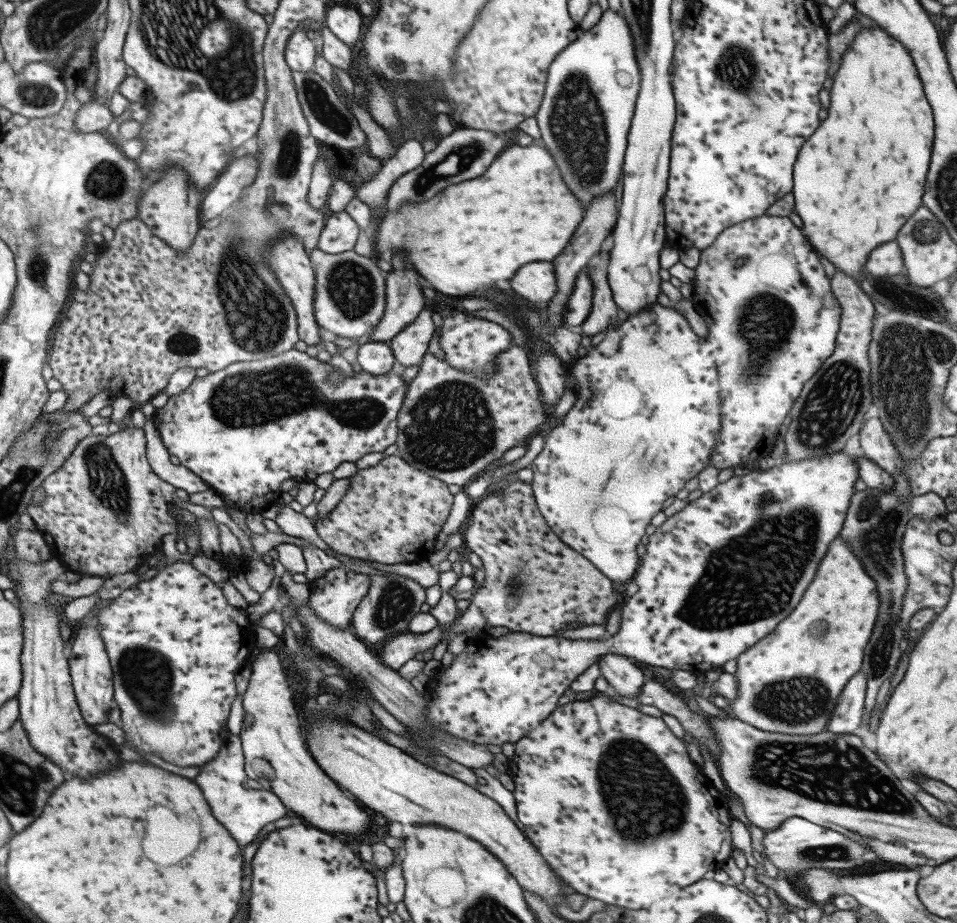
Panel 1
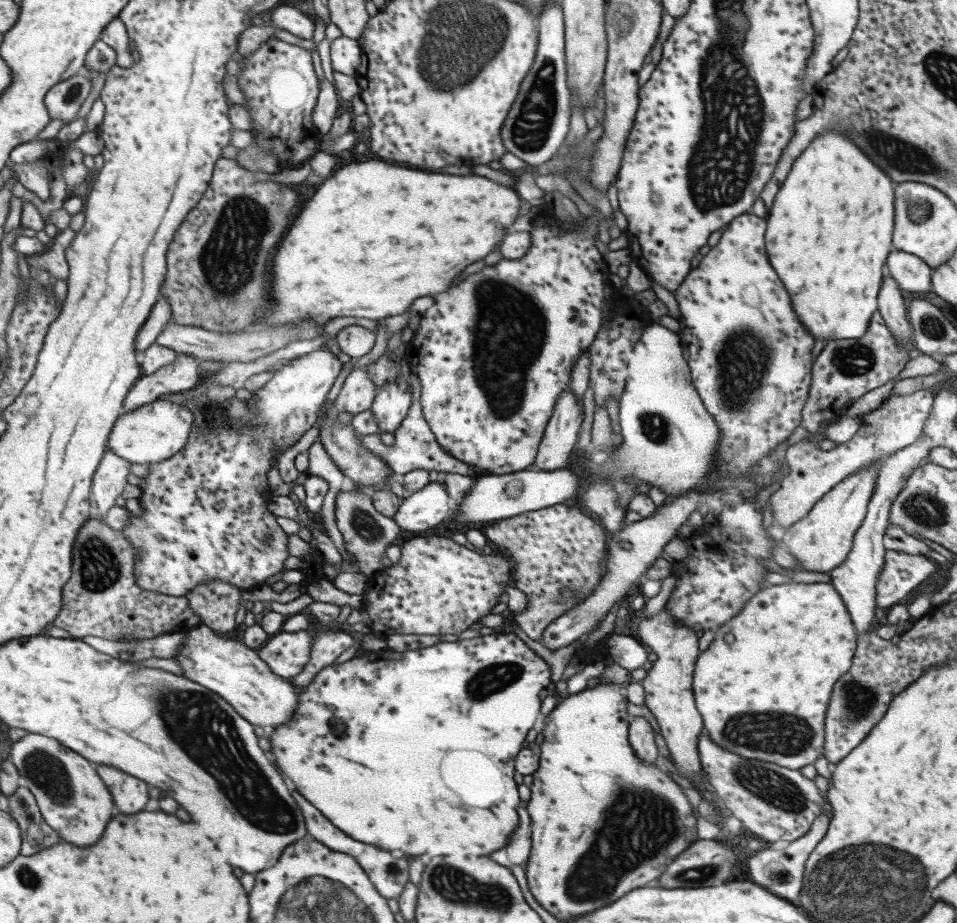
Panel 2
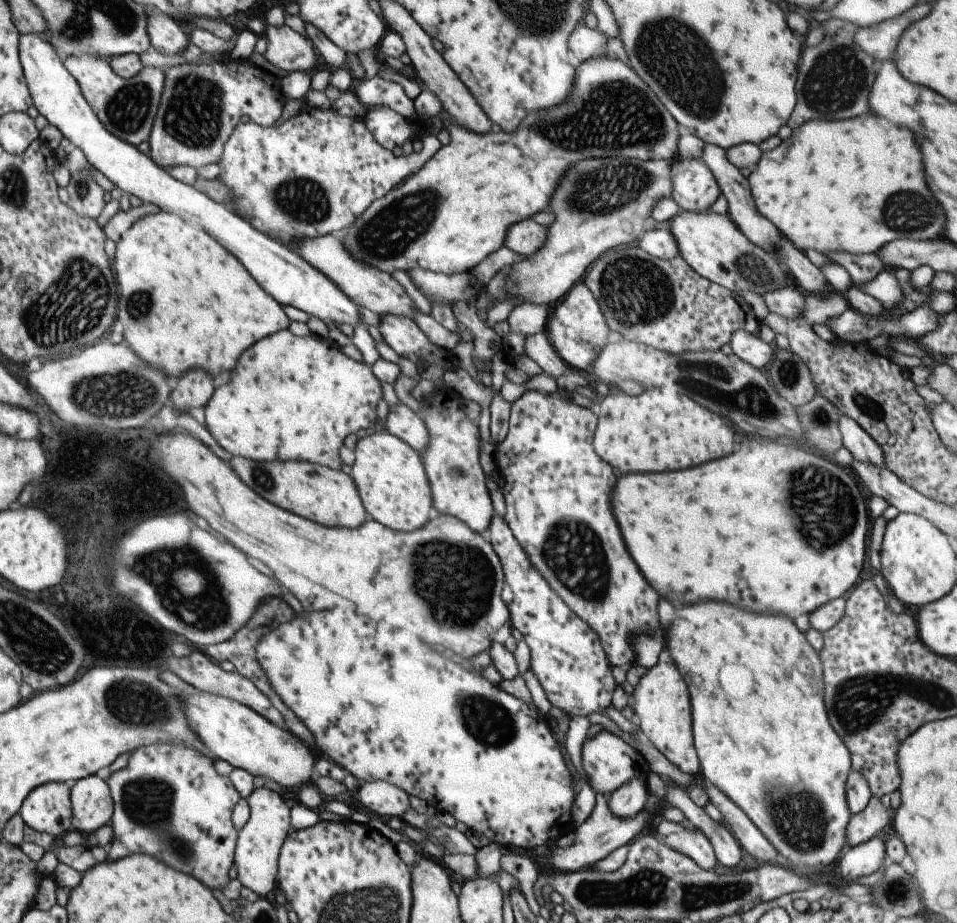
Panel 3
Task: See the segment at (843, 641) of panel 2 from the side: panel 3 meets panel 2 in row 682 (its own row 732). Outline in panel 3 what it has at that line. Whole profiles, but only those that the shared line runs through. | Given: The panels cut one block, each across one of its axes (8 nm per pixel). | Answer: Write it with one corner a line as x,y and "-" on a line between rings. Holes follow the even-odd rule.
695,602
689,606
677,606
675,618
665,630
664,638
664,648
671,654
674,665
688,686
692,743
700,766
698,775
730,798
783,858
793,864
811,867
814,871
823,866
832,865
843,848
844,832
851,816
845,800
845,783
851,763
847,748
837,738
837,734
831,730
827,716
825,716
823,698
821,698
824,685
822,666
816,650
813,650
804,634
793,626
791,620
783,616
773,616
773,614
765,614
765,616
753,614
753,612
729,606
725,602

